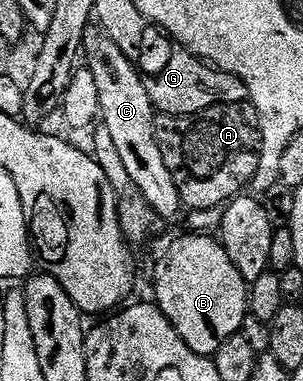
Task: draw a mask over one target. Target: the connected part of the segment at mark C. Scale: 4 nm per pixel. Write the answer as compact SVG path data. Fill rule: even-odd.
M90 27L86 30L84 42L85 68L92 71L92 76L96 78L96 87L100 94L100 125L101 128L112 135L112 144L116 146L116 152L120 155L124 168L128 170L128 179L131 186L136 190L137 196L149 205L155 218L166 221L174 221L178 217L178 212L183 212L184 206L180 199L180 191L176 191L176 183L172 183L172 171L164 164L164 155L160 155L160 147L156 143L156 127L154 119L156 110L148 91L142 82L142 76L138 73L138 68L126 58L124 51L114 40L108 36L101 28Z

